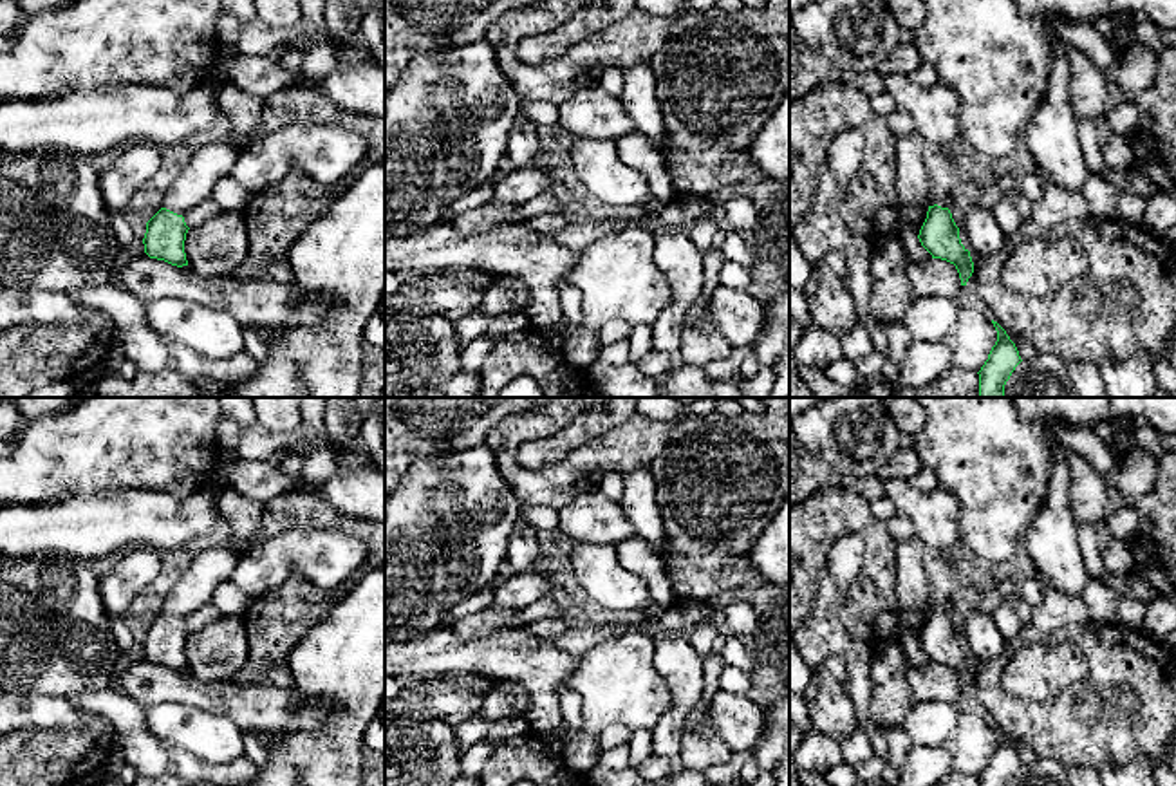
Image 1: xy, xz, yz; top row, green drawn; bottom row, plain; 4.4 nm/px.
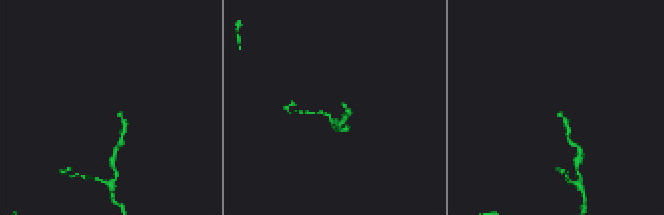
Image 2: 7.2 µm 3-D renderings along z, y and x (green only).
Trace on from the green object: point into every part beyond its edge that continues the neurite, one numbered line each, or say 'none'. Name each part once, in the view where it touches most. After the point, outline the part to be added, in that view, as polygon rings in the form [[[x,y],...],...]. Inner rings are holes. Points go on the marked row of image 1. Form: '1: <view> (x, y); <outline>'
1: xy (210, 163); [[[226,56],[220,60],[213,80],[220,83],[219,107],[231,123],[231,134],[226,139],[201,145],[164,192],[163,208],[182,217],[210,199],[220,179],[229,177],[233,164],[255,139],[255,130],[264,116],[266,98],[247,94],[226,78]]]

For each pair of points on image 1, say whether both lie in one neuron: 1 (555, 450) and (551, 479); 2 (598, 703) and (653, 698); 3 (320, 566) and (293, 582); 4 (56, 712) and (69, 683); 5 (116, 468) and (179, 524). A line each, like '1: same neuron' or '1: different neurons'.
1: different neurons
2: same neuron
3: different neurons
4: different neurons
5: different neurons

